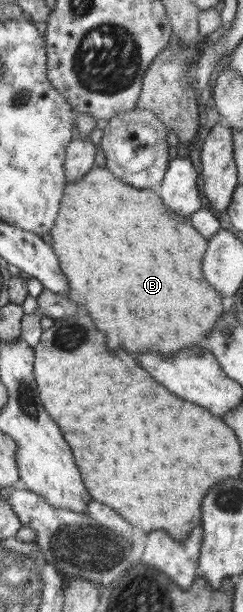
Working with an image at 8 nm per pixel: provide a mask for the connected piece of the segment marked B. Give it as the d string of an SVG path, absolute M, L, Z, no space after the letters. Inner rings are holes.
M97 165L82 179L65 185L60 205L49 234L62 273L69 283L68 299L88 309L96 327L106 333L110 349L134 353L158 351L168 357L184 347L204 344L204 335L210 333L224 313L224 307L220 295L202 277L207 239L191 224L190 217L172 211L157 191L136 189L118 179L107 167Z

